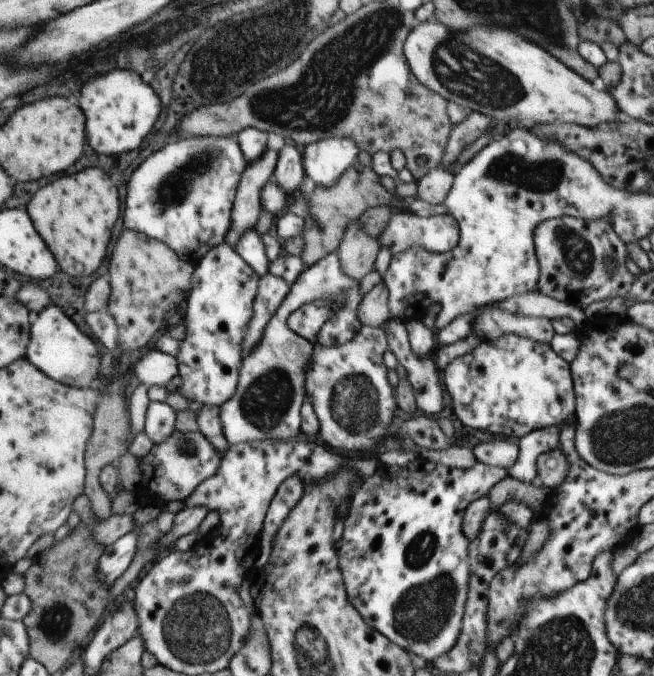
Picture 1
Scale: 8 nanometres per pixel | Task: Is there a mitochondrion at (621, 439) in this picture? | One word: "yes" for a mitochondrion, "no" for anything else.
yes

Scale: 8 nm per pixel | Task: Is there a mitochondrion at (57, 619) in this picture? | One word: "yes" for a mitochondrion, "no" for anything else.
yes

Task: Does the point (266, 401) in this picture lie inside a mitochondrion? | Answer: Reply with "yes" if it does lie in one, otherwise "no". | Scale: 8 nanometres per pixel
yes

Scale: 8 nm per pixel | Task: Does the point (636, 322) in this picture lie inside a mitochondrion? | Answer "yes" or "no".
no

